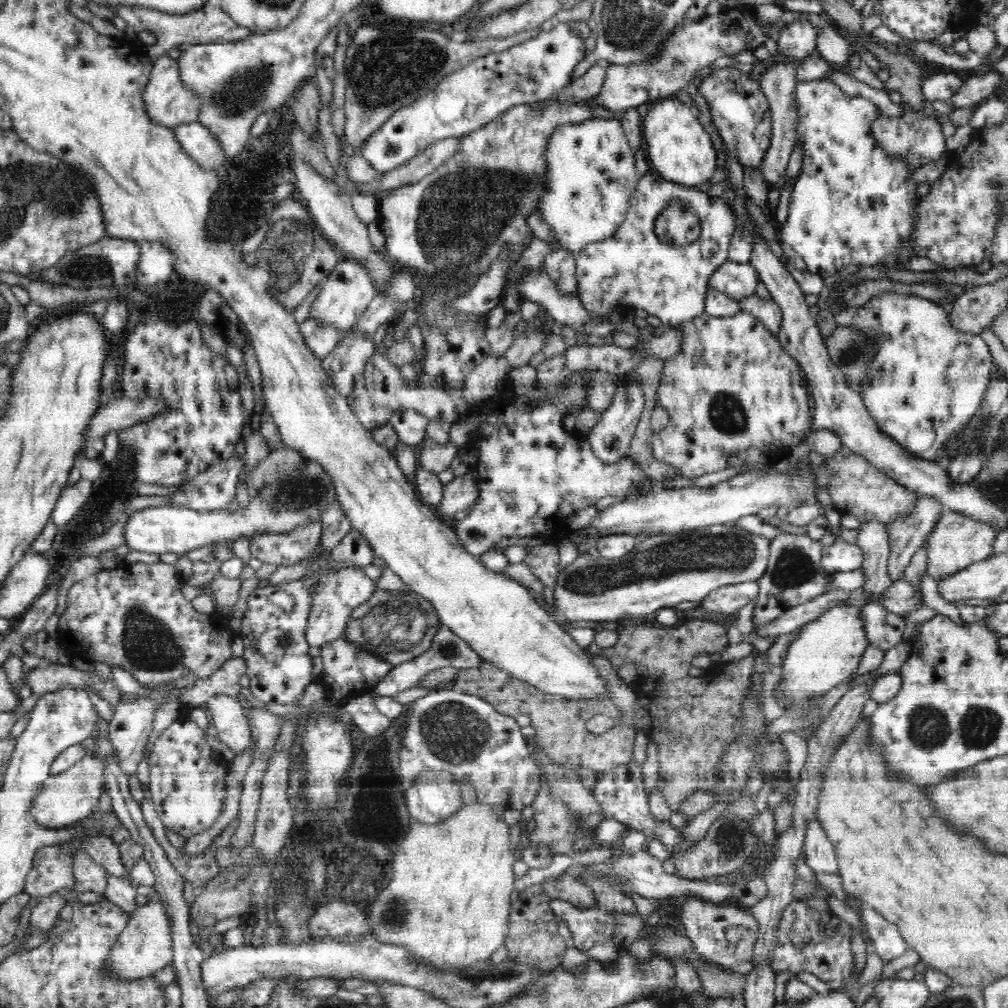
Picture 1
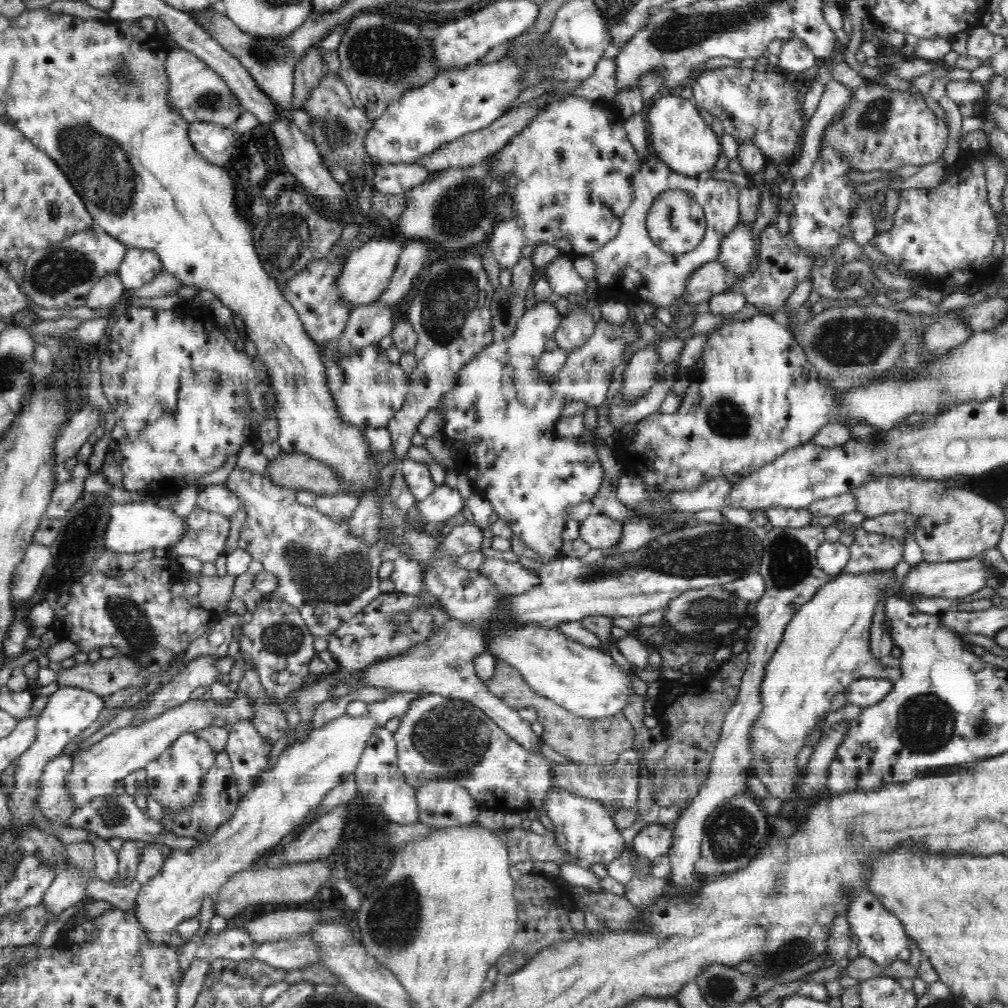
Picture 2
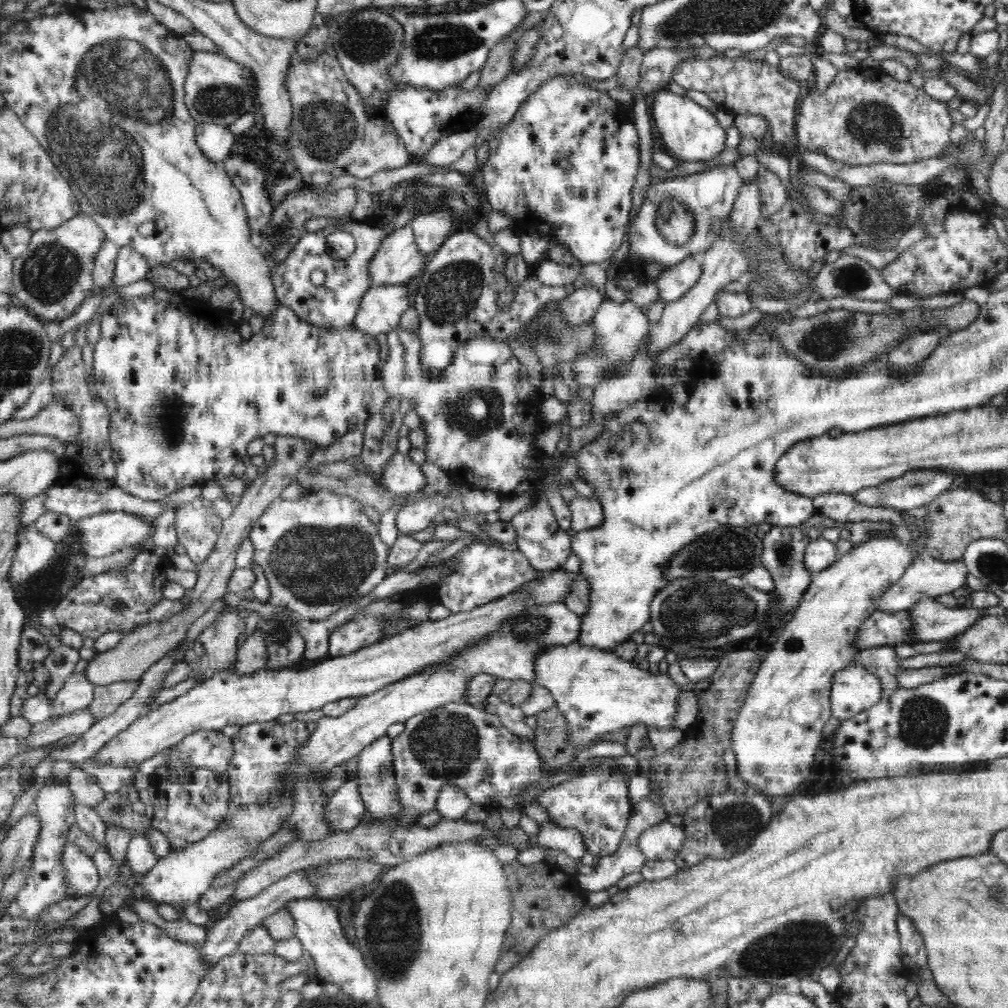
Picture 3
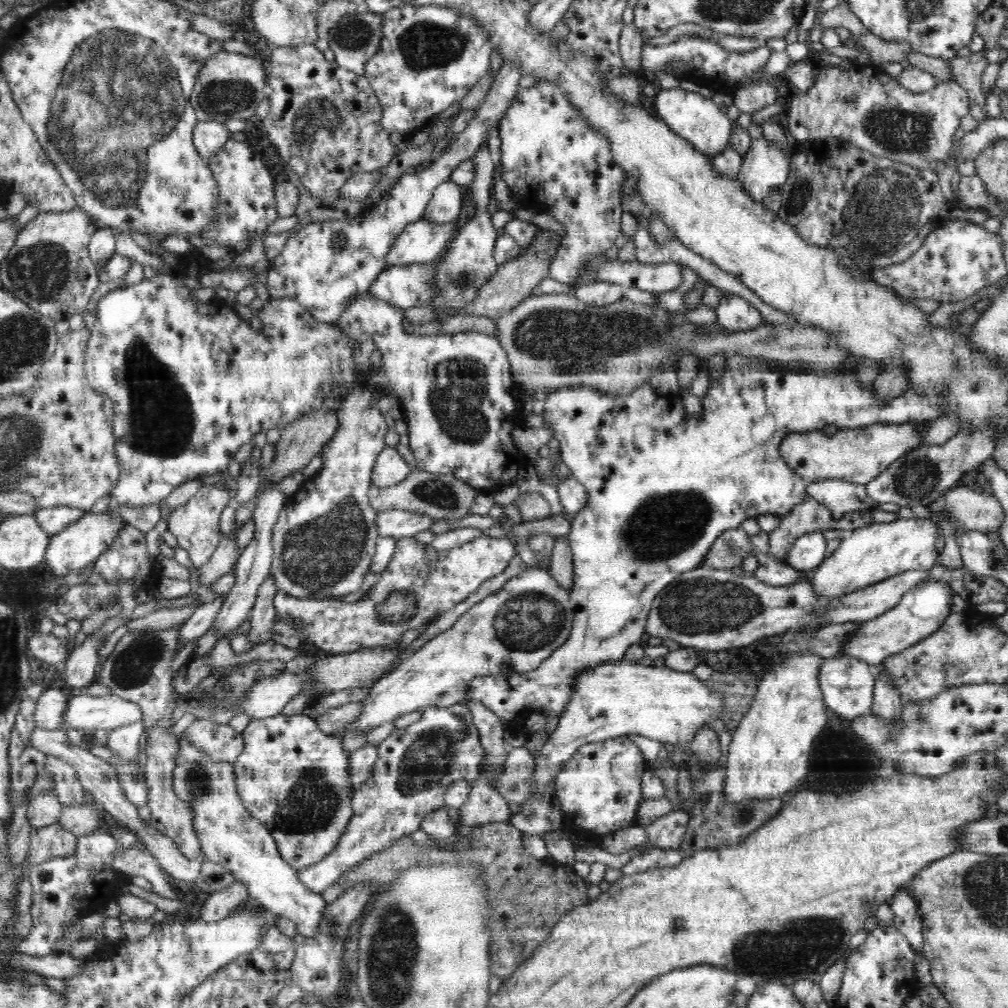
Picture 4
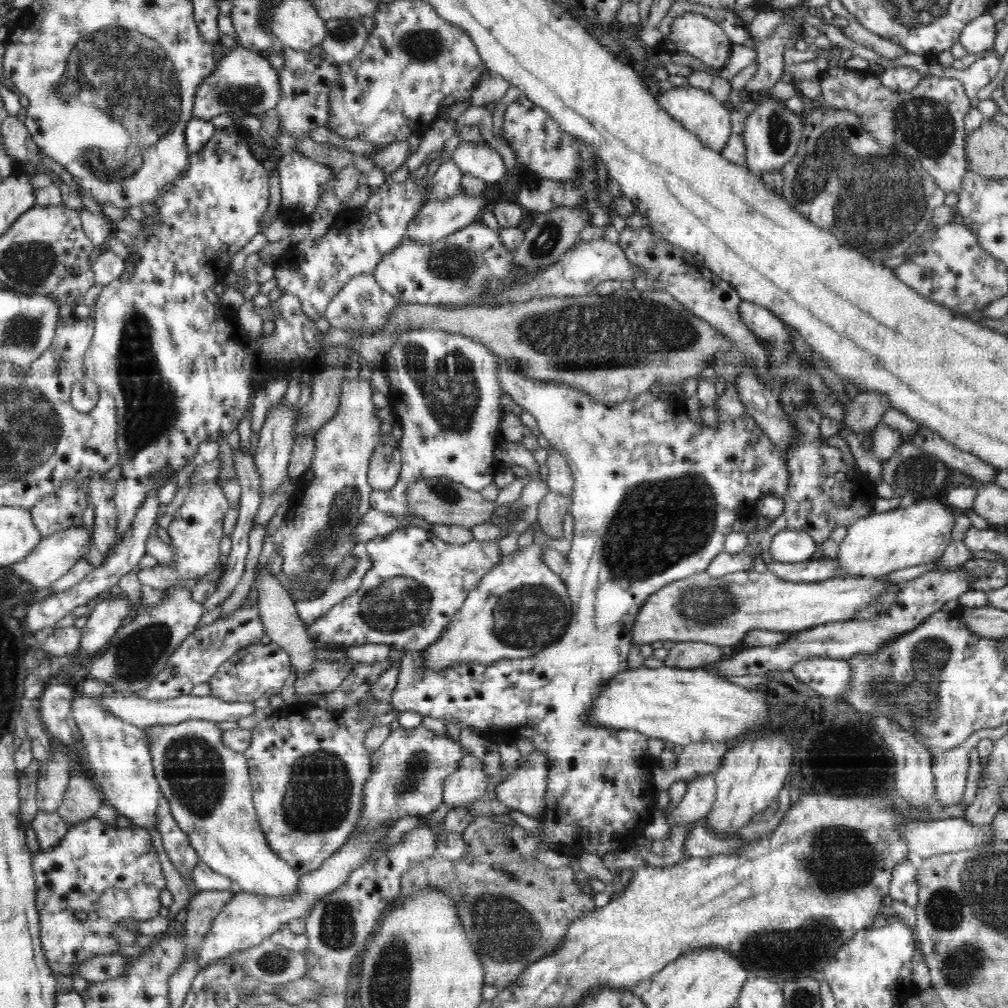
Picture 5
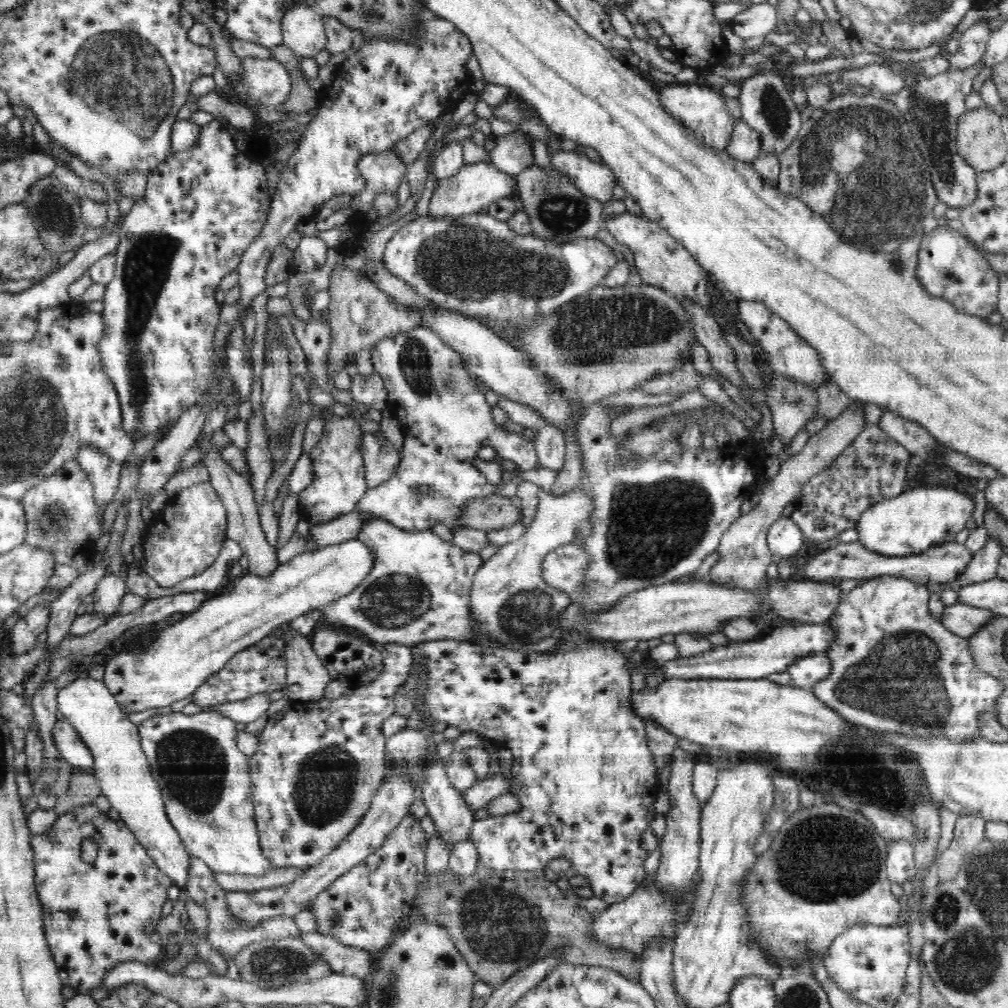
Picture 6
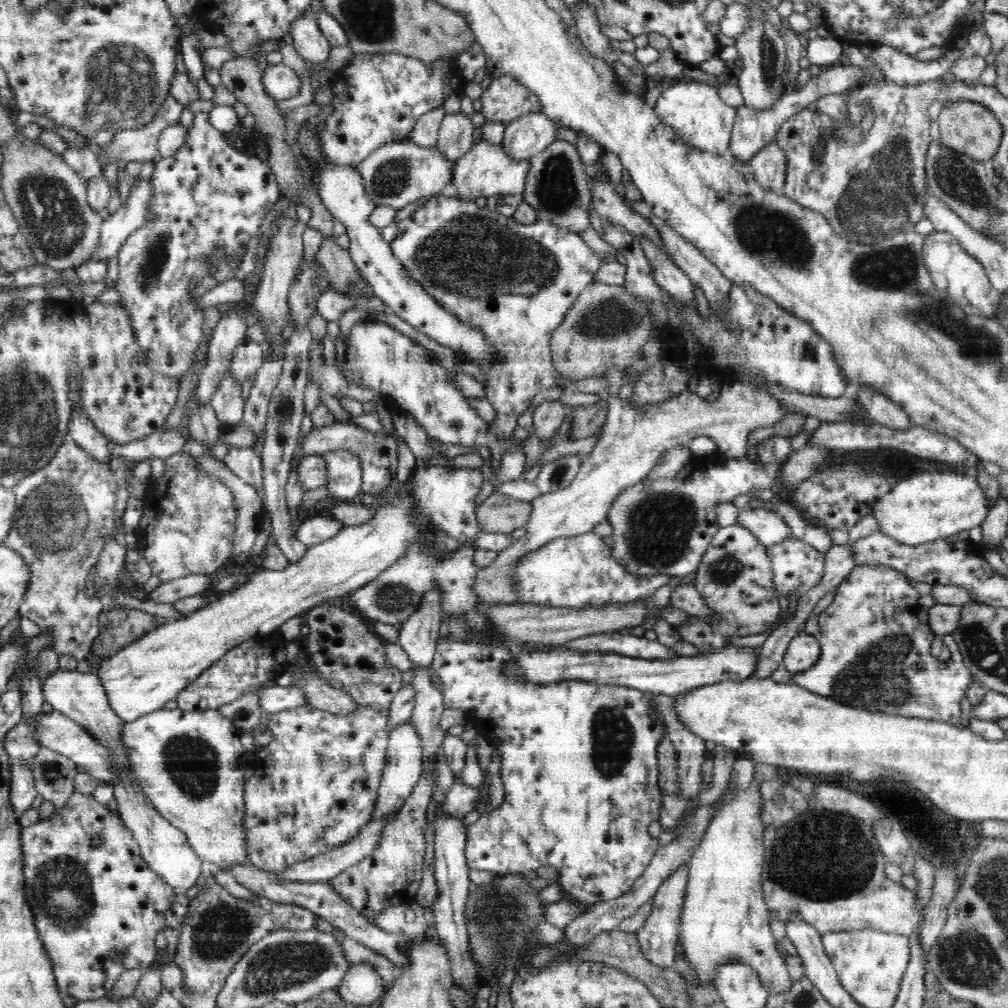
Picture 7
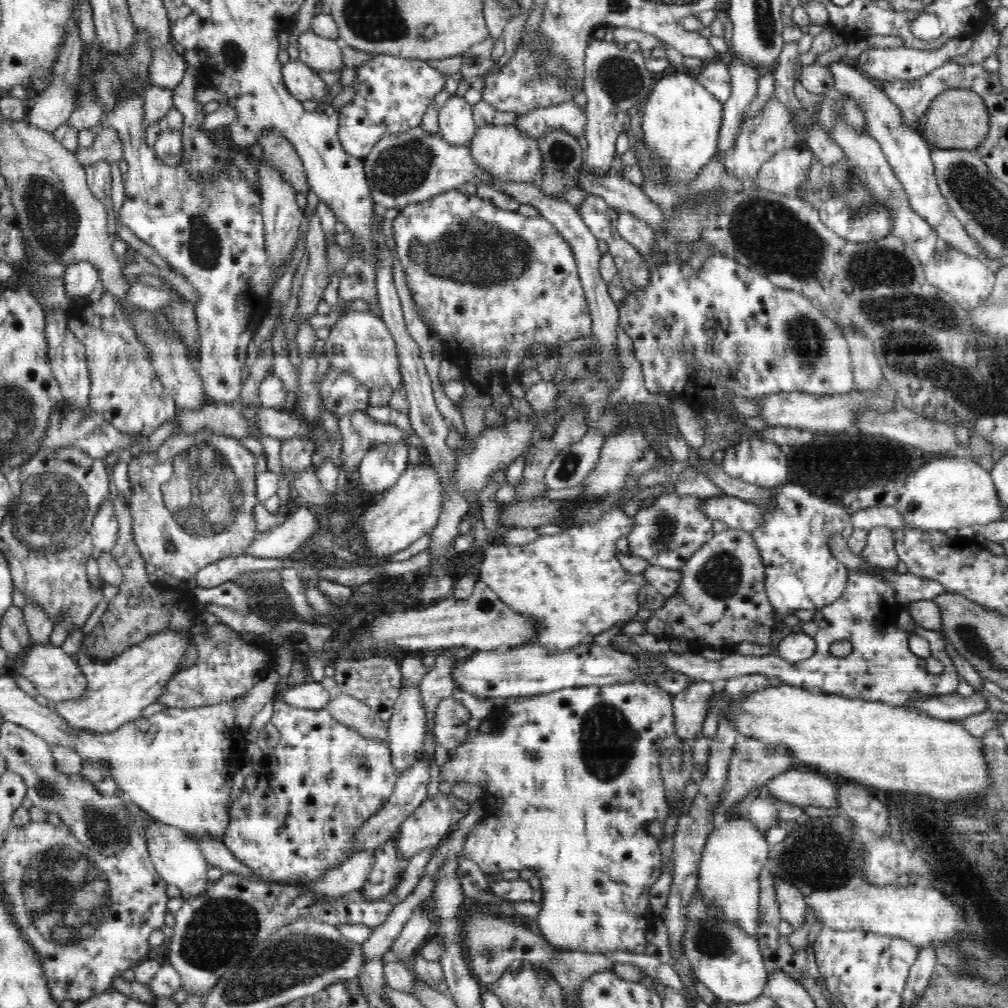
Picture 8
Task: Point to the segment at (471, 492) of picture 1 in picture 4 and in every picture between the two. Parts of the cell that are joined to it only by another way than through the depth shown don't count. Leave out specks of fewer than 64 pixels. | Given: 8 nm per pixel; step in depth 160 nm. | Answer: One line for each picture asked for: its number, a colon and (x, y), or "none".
2: (444, 502)
3: (418, 515)
4: (397, 523)

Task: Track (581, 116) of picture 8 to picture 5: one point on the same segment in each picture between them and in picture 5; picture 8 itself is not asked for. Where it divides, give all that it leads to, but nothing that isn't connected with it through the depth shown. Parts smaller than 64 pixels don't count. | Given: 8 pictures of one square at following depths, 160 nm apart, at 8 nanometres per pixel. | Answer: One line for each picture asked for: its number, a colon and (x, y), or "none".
5: (482, 161)
6: (512, 153)
7: (526, 136)

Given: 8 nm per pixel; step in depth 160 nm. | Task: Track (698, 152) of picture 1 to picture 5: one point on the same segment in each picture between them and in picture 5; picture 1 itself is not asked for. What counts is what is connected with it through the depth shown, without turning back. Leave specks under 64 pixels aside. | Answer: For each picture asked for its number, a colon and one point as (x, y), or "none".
2: (682, 139)
3: (689, 131)
4: (699, 120)
5: (700, 112)

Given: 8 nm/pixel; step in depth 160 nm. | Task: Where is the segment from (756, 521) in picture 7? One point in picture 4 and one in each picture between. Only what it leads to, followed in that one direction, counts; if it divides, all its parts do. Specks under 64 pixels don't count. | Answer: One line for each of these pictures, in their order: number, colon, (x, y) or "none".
4: (808, 552)
5: (789, 545)
6: (785, 538)

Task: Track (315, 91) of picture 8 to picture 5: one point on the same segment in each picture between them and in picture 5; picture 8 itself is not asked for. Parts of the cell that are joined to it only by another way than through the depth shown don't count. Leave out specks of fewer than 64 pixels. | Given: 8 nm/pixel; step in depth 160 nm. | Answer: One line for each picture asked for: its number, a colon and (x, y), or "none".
5: (244, 82)
6: (265, 80)
7: (280, 82)

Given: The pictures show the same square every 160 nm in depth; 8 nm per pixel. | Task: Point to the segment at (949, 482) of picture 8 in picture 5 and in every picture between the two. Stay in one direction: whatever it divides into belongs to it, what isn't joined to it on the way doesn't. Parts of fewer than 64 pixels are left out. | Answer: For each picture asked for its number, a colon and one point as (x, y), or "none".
5: (881, 542)
6: (927, 516)
7: (929, 505)

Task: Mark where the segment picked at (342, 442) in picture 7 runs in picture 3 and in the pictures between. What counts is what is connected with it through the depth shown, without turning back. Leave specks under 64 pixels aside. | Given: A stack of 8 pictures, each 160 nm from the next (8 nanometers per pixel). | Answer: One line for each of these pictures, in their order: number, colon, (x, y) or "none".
3: (402, 477)
4: (391, 468)
5: (385, 465)
6: (381, 459)

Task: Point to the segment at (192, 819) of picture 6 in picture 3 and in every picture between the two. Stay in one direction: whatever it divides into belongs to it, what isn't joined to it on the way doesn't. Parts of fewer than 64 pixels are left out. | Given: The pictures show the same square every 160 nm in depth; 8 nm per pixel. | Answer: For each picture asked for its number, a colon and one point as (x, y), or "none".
3: (318, 928)
4: (228, 834)
5: (207, 785)

